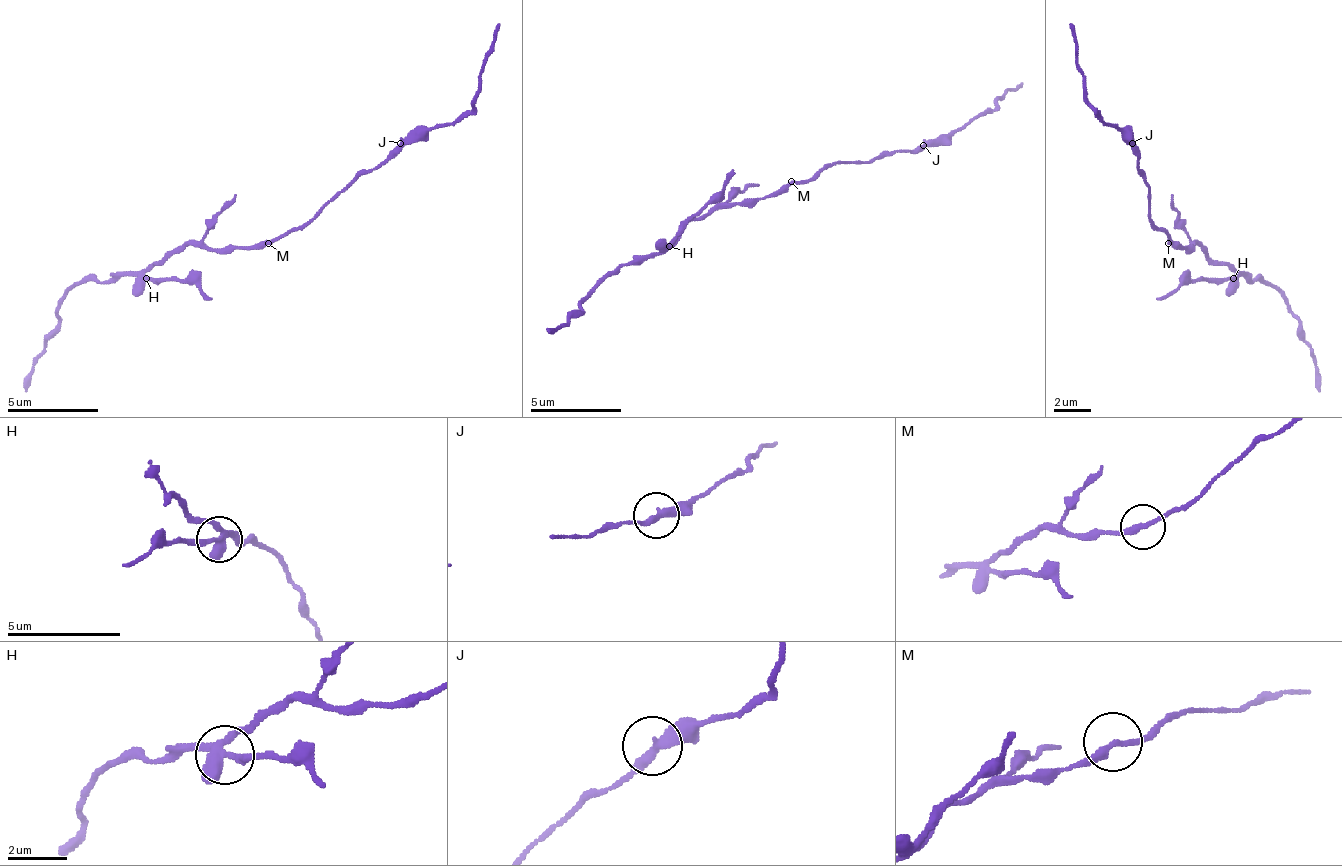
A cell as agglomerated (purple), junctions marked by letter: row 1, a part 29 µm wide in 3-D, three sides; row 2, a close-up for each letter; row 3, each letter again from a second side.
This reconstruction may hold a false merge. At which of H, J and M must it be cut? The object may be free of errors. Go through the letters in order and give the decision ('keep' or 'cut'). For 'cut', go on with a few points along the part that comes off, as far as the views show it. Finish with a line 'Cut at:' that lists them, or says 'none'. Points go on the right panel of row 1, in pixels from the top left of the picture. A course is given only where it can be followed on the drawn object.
H: cut; foreign part runs (1232, 279), (1187, 279), (1155, 297)
J: keep
M: keep
Cut at: H

